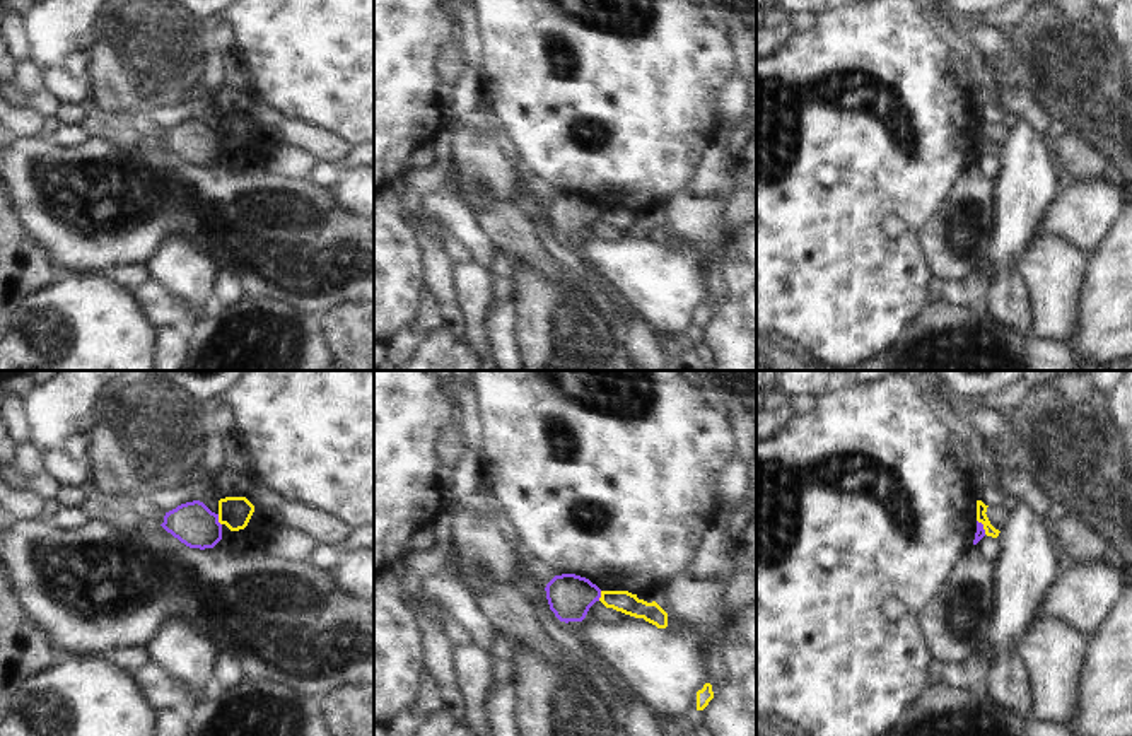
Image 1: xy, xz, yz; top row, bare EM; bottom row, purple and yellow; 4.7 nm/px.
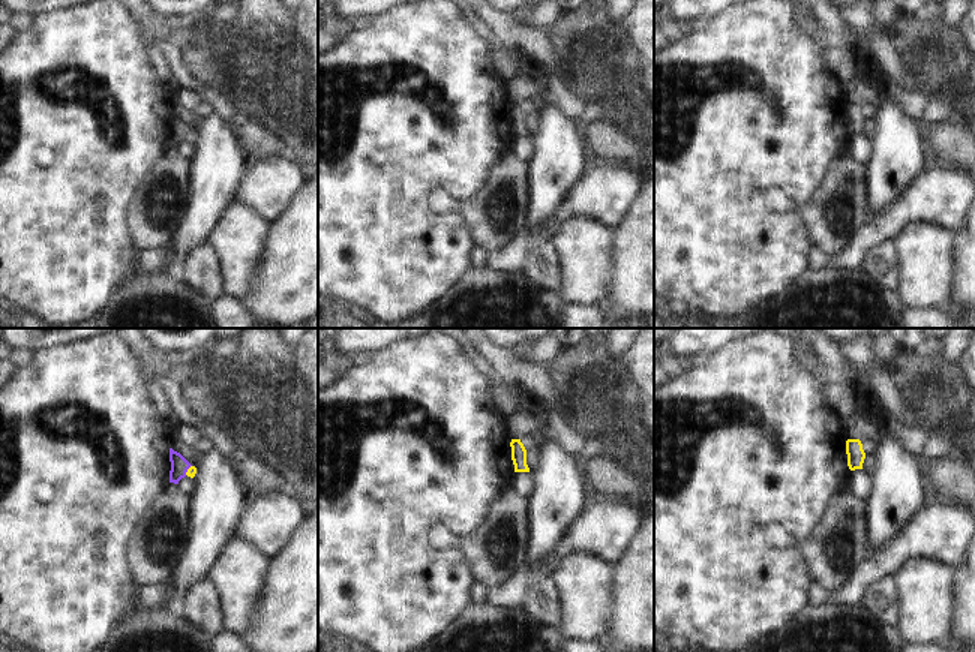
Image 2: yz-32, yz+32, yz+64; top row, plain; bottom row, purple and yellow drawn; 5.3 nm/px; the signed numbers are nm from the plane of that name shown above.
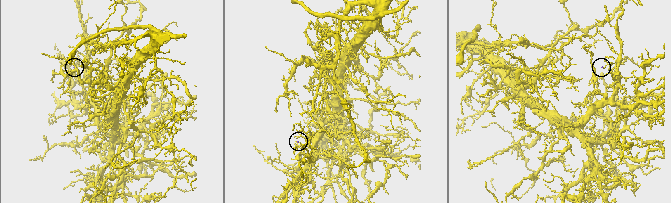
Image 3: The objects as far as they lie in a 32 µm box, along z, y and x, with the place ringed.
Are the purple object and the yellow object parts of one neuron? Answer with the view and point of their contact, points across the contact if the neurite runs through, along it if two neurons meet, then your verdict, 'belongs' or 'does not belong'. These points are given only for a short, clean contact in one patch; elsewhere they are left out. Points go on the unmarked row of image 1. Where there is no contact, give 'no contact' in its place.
xy (217, 137) | along xy (217, 132), (221, 142) | does not belong

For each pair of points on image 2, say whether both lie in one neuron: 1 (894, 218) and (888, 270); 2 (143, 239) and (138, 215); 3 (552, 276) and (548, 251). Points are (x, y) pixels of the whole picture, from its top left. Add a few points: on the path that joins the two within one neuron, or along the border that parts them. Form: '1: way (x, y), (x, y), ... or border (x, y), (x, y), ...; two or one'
1: border (890, 240), (876, 245), (866, 255), (863, 264); two
2: way (143, 233), (143, 221); one
3: way (548, 270), (548, 257); one

